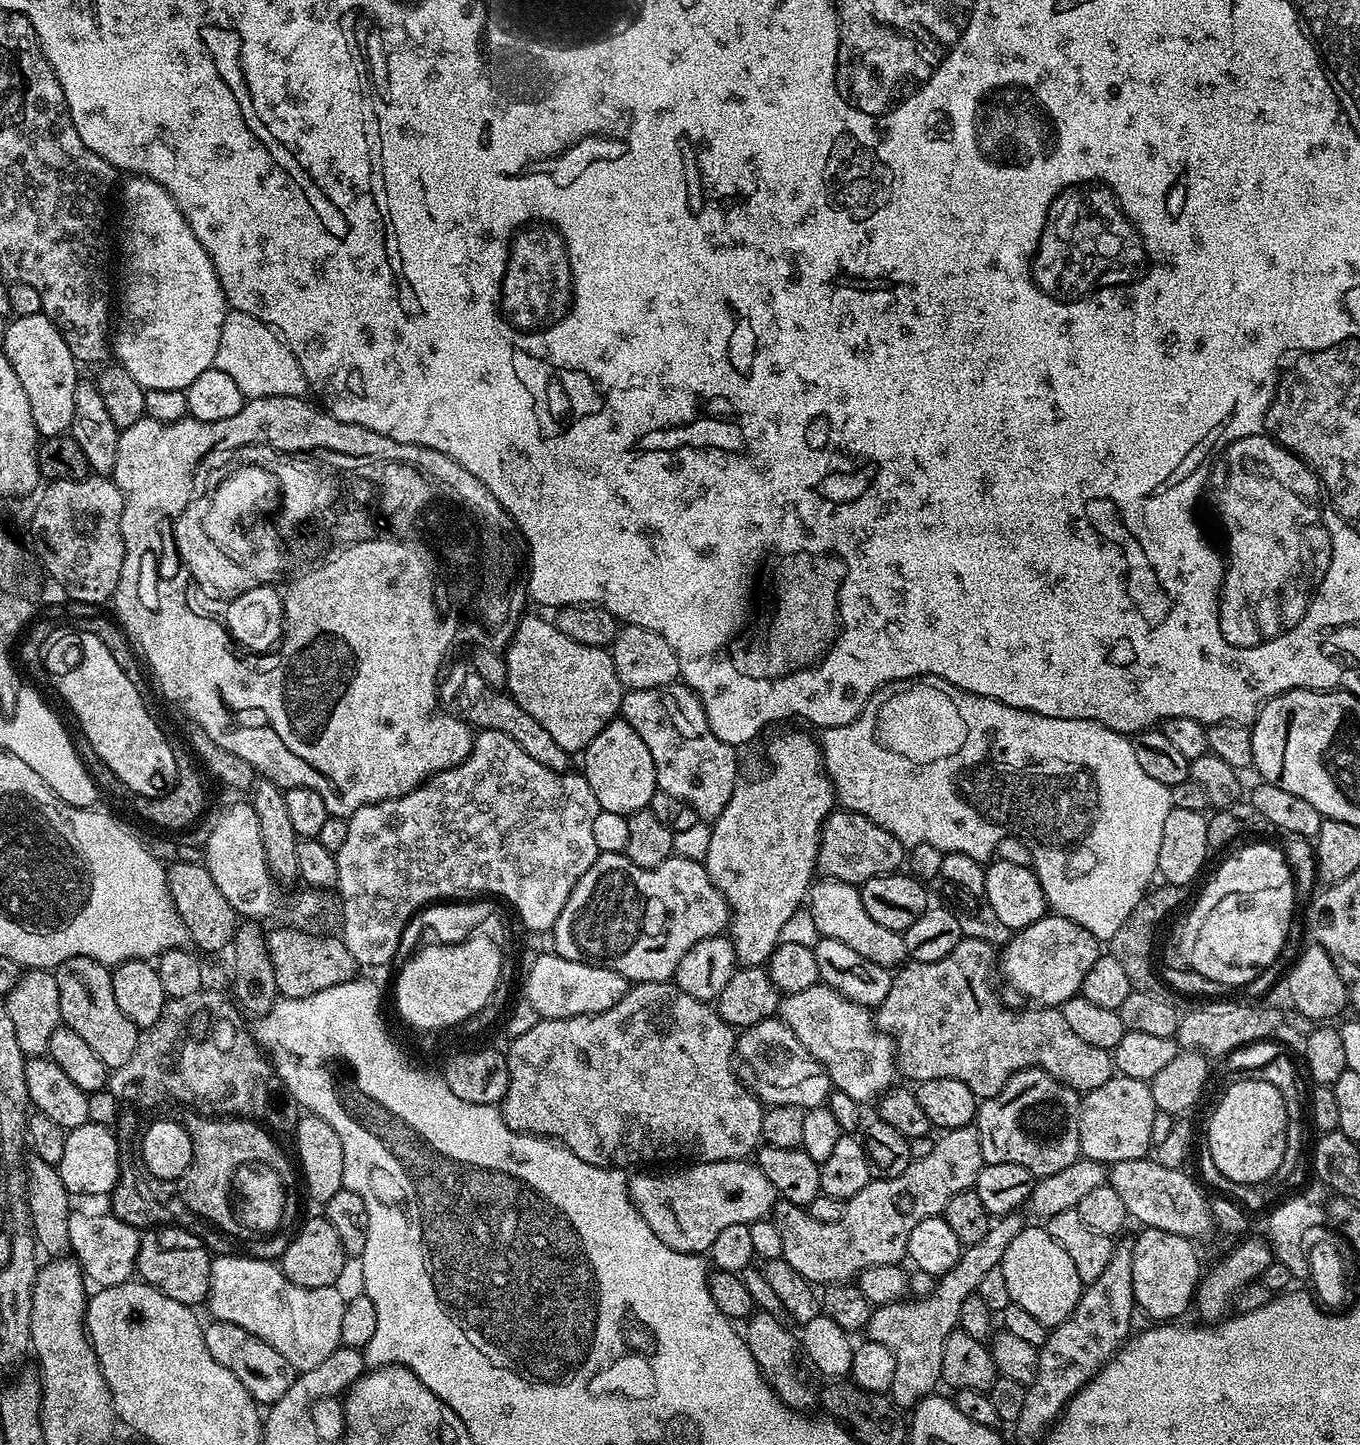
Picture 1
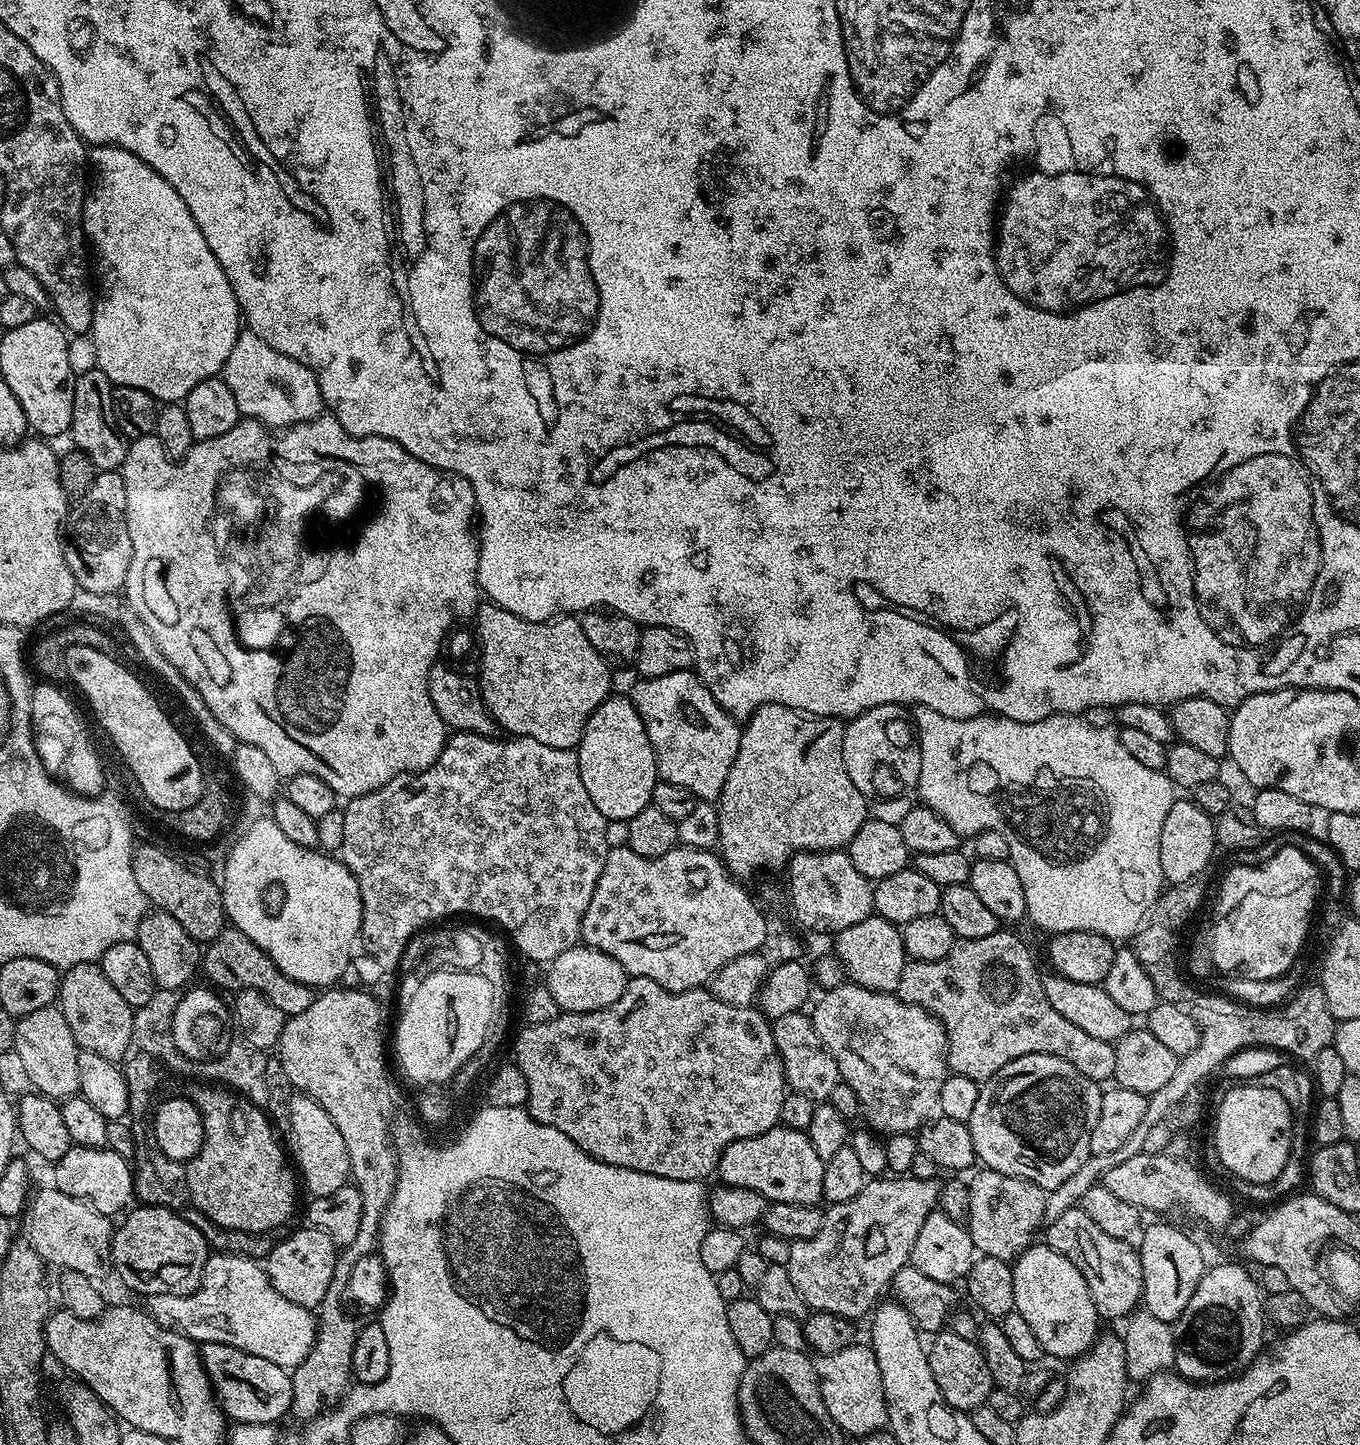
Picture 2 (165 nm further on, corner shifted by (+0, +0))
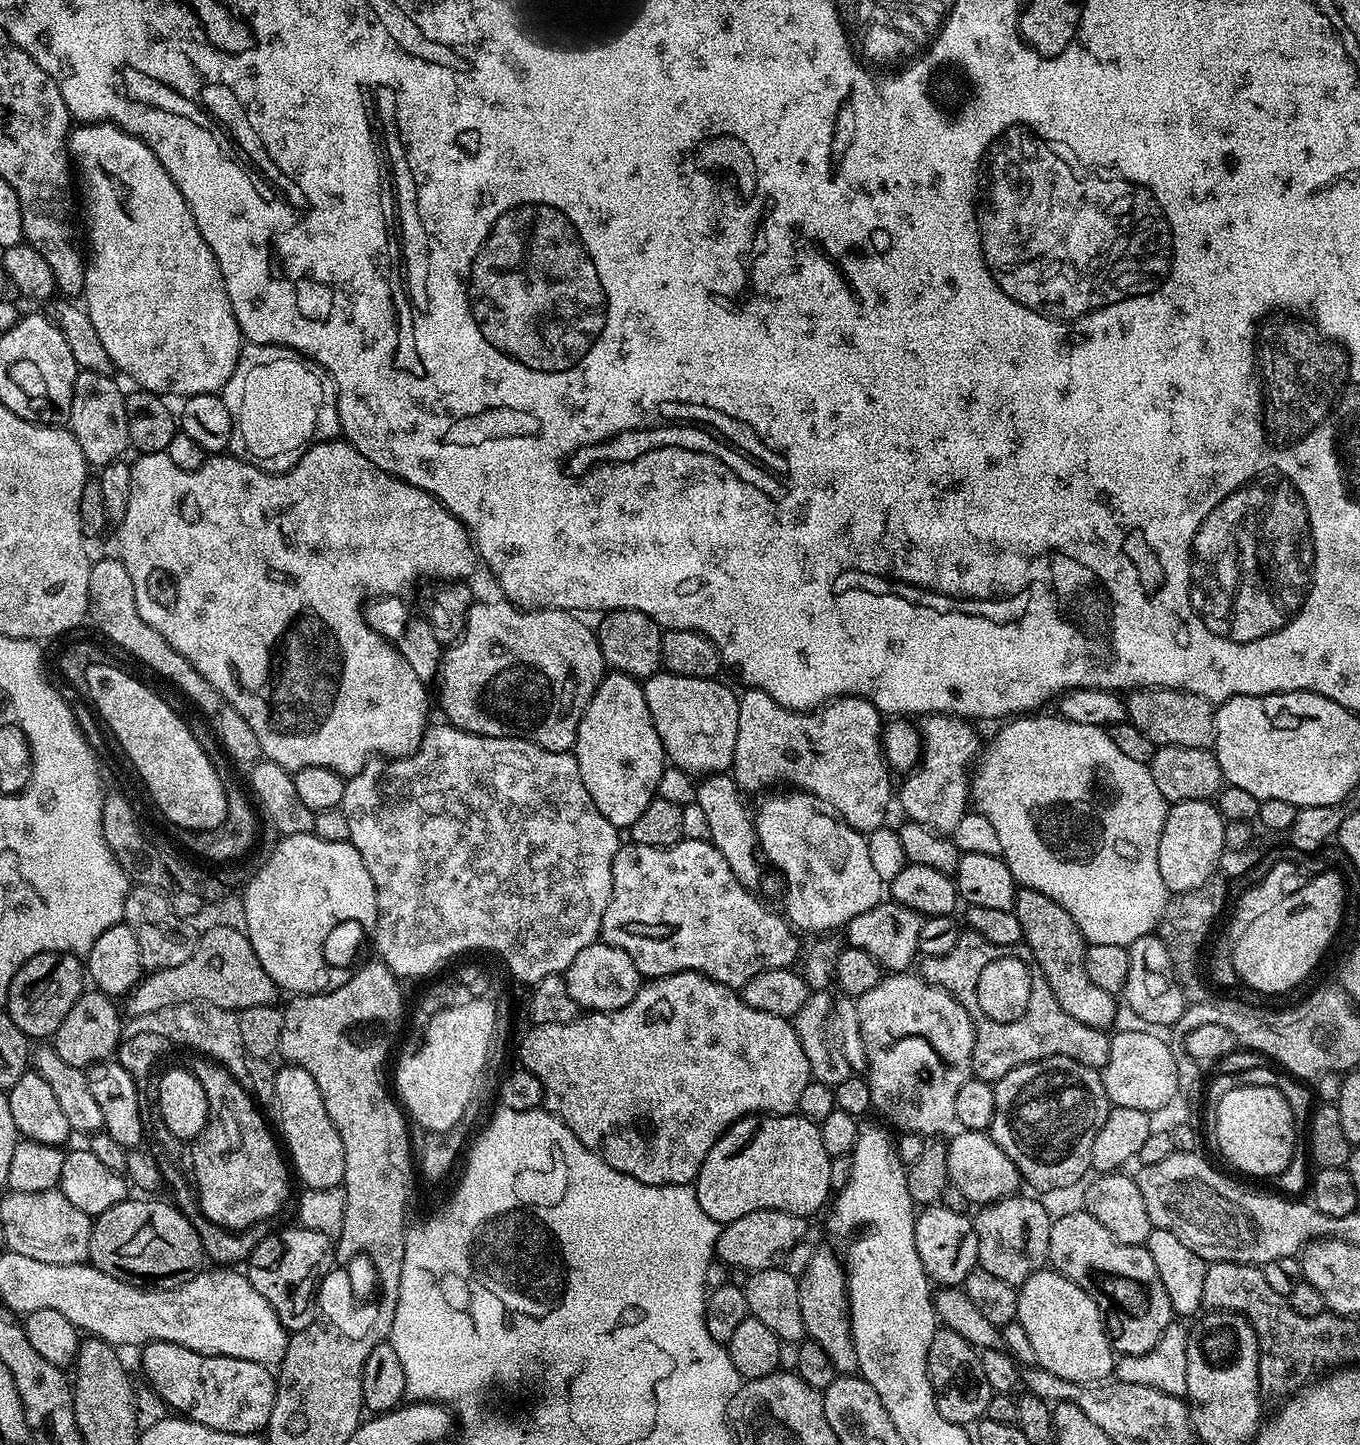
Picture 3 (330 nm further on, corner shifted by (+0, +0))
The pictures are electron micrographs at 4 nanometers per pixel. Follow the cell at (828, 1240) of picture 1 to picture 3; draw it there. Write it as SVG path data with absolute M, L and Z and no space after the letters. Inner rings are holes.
M816 1252L804 1268L804 1276L799 1277L800 1301L802 1302L802 1322L807 1339L812 1340L830 1358L837 1373L852 1374L858 1369L858 1350L854 1350L852 1341L852 1322L848 1319L848 1277L844 1275L844 1265L839 1255L832 1252Z

